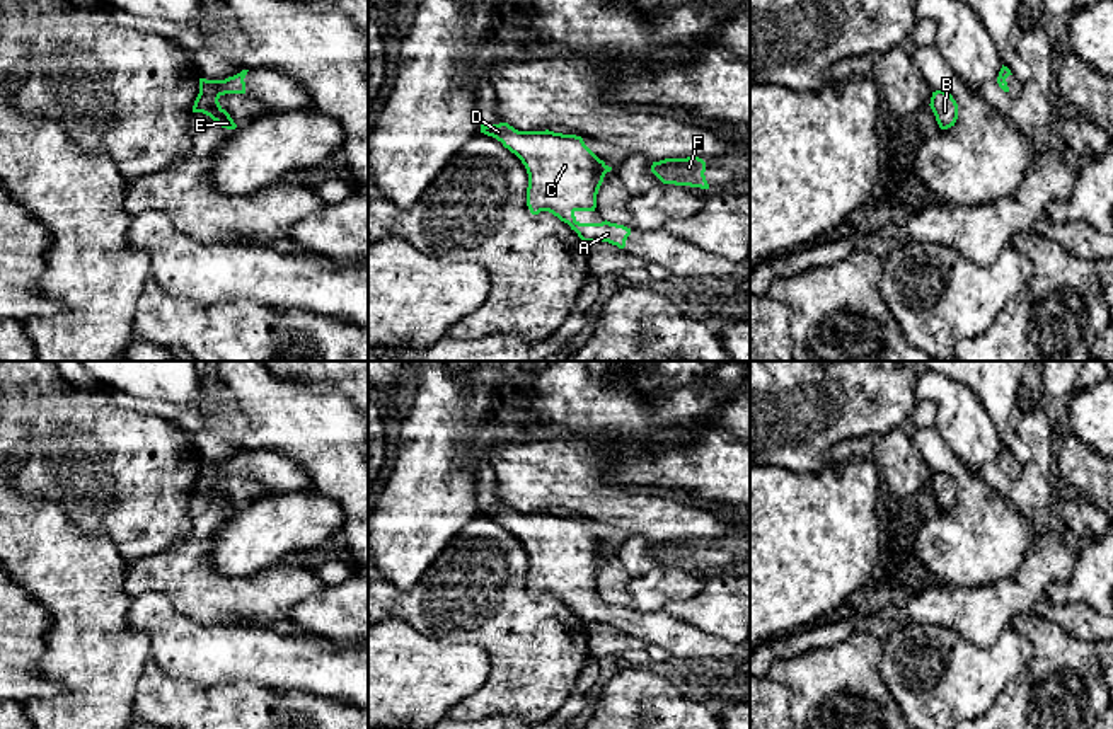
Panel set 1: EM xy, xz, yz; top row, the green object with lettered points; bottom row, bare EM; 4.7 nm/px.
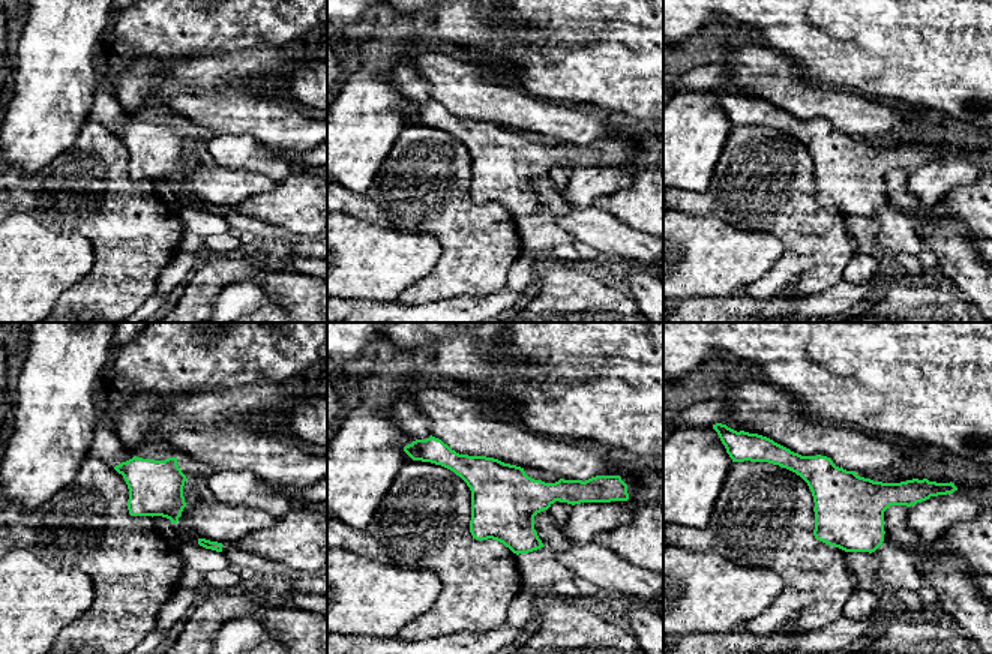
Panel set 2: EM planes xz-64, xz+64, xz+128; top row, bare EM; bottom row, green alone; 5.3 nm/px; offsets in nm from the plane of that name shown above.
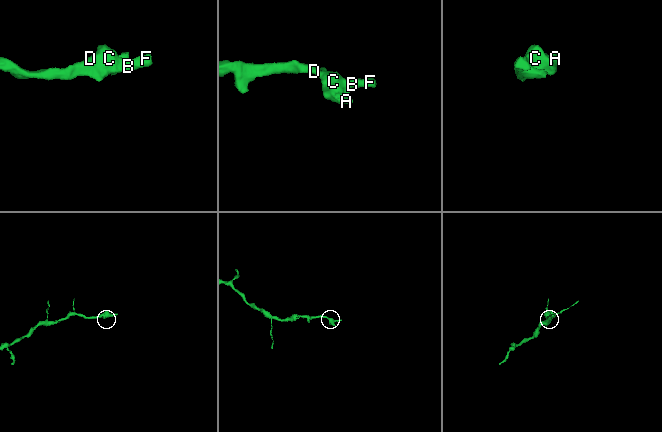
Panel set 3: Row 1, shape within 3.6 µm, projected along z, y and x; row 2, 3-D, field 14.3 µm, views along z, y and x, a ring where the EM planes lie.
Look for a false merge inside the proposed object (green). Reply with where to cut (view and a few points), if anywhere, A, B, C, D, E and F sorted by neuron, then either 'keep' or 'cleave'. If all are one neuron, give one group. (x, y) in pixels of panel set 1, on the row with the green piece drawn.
no cut; A B C D E F; keep

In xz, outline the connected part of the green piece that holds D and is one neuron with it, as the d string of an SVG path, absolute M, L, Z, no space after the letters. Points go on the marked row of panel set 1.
M508 123L484 126L481 133L496 138L527 169L527 206L532 215L549 211L588 242L626 247L631 228L610 221L580 223L576 211L595 211L597 194L612 170L576 135L554 131L518 131Z

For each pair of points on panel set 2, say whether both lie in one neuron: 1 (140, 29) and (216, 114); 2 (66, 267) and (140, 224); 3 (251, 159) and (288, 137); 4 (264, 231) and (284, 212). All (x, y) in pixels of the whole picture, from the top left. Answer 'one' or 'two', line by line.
1: two
2: two
3: two
4: two

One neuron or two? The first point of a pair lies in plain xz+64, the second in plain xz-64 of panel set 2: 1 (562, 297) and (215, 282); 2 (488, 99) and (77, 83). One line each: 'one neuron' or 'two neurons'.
1: one neuron
2: two neurons

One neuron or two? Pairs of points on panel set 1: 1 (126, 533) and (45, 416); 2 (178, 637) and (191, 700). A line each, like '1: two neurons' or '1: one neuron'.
1: one neuron
2: two neurons

